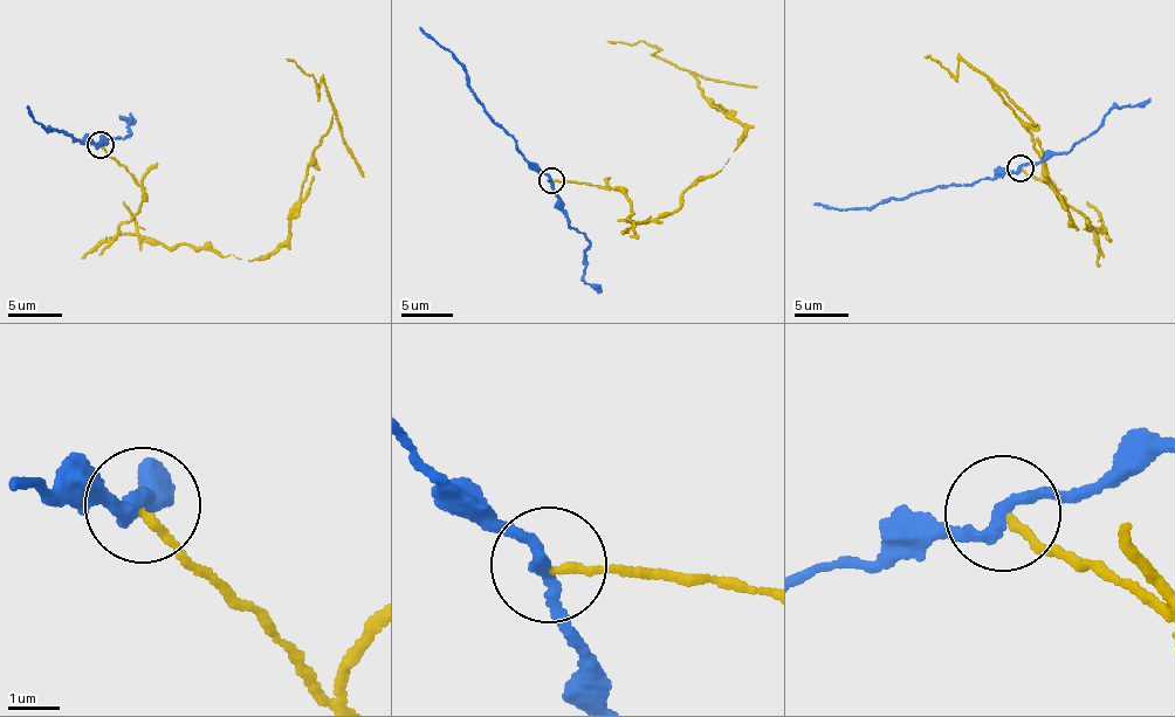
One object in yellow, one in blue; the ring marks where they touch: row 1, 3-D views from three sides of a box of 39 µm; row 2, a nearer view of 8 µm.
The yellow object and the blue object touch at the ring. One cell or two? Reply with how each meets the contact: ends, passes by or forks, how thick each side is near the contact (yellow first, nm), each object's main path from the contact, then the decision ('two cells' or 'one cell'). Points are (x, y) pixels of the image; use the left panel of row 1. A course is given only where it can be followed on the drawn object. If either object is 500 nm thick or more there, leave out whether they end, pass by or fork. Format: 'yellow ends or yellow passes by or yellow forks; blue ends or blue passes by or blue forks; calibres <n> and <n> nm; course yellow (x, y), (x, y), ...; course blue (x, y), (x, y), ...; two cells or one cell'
yellow ends; blue passes by; calibres 130 and 220 nm; course yellow (100, 145), (141, 188), (121, 232), (262, 259), (287, 238), (334, 111), (323, 83), (316, 91), (287, 57); course blue (102, 145), (80, 143), (74, 136), (47, 130), (33, 119), (28, 105); two cells

